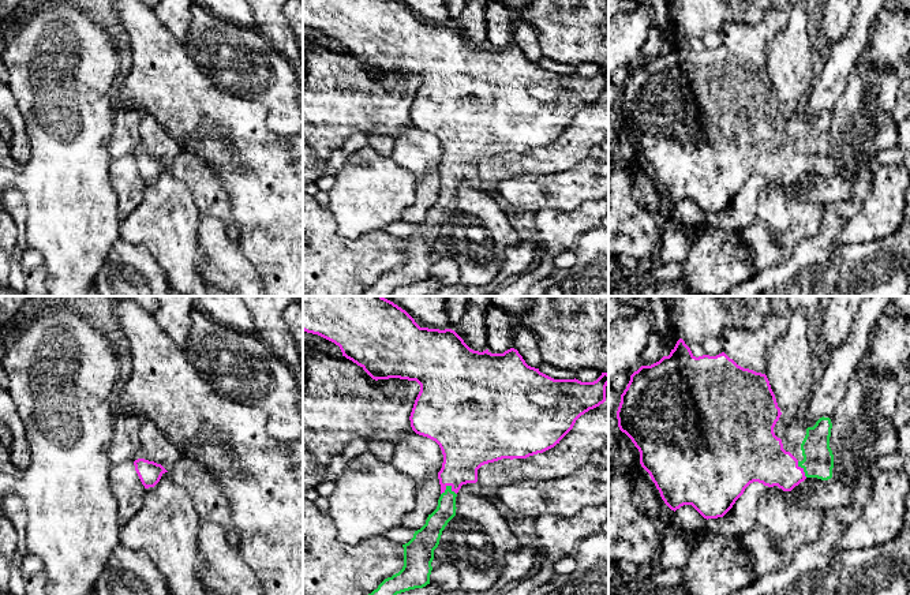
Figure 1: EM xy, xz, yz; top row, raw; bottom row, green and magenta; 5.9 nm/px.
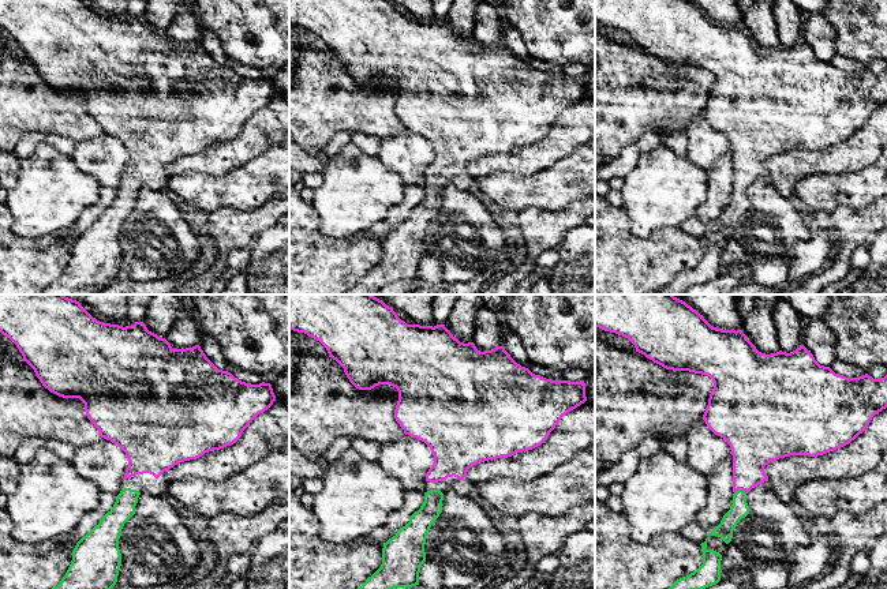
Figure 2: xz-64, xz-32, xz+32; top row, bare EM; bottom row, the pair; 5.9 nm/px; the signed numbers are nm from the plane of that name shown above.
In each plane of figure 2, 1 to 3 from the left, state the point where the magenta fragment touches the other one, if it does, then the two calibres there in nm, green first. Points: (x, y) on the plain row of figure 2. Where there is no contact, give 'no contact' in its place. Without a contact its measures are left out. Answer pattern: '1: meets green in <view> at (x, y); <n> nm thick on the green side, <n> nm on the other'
1: no contact
2: no contact
3: meets green in xz+32 at (740, 184); 100 nm thick on the green side, 240 nm on the other

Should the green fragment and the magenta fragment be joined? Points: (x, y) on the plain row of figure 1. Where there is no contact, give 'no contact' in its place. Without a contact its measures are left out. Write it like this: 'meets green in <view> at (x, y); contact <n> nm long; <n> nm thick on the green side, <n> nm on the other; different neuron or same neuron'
meets green in xz at (449, 180); contact 100 nm long; 120 nm thick on the green side, 280 nm on the other; same neuron

